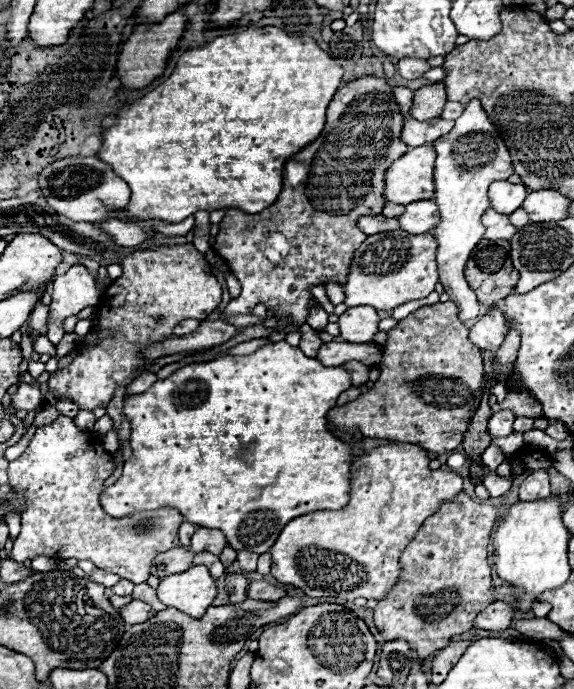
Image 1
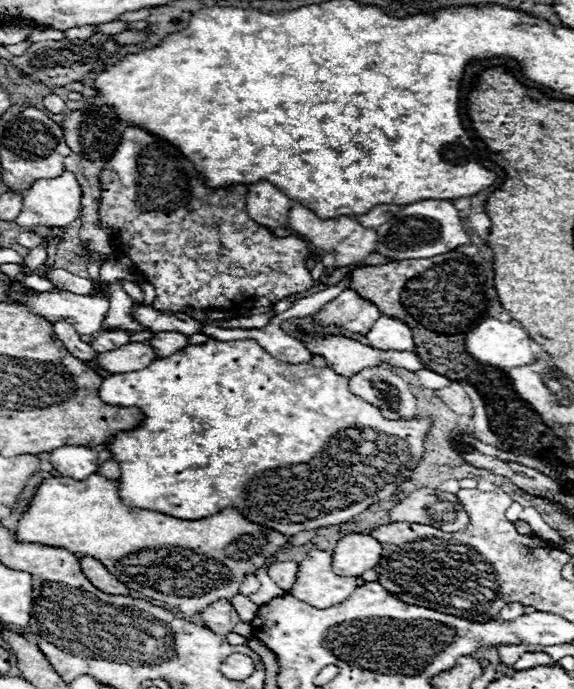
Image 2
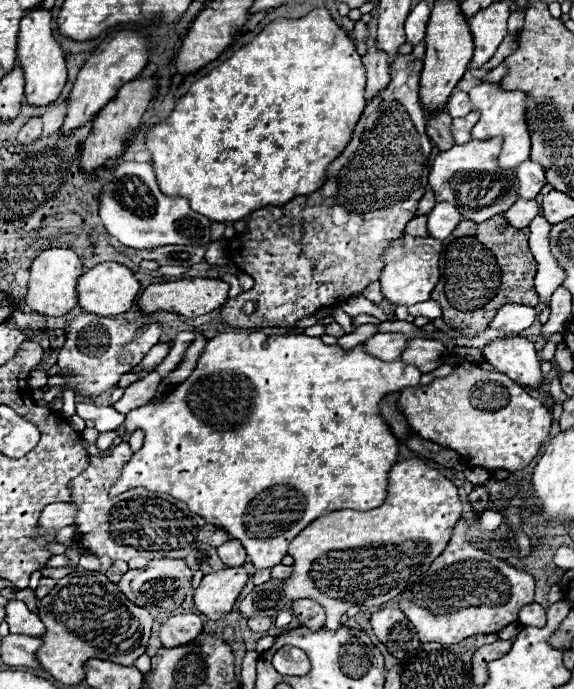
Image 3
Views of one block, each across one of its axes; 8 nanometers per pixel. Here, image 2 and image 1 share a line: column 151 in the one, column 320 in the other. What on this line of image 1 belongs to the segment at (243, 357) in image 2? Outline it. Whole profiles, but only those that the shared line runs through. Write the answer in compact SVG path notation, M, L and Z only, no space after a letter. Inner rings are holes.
M274 342L250 356L224 355L222 358L200 364L188 364L180 370L176 370L172 376L166 380L158 380L152 384L150 390L142 394L132 394L124 402L124 412L132 424L132 436L130 436L130 446L132 446L132 458L124 462L124 470L120 480L104 490L100 494L100 504L102 508L112 516L112 518L124 518L130 516L132 512L138 510L158 510L158 508L176 508L180 514L202 528L218 528L224 532L230 548L236 552L240 550L250 550L256 554L264 554L272 548L276 542L280 530L284 528L286 522L290 522L296 516L316 512L316 510L340 510L342 506L348 504L348 494L350 494L350 464L352 464L352 452L350 446L344 444L342 440L334 438L332 432L326 428L326 412L336 406L336 398L348 390L350 384L350 374L342 366L322 366L316 358L308 358L302 354L300 348L290 346L288 342Z

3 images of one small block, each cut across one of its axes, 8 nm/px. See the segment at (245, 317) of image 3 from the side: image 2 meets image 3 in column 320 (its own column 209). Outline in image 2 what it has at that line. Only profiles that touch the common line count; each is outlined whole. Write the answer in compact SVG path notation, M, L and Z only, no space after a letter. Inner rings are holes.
M128 126L126 132L122 134L122 142L114 154L114 158L104 166L102 170L102 202L100 202L100 222L102 226L108 226L112 236L118 240L116 244L128 248L124 250L124 254L138 266L140 274L144 276L146 282L150 282L156 288L156 298L154 298L154 308L156 310L170 310L170 312L182 312L186 306L194 306L198 310L208 310L208 308L236 308L240 306L244 300L248 298L256 298L256 296L266 296L272 304L282 300L284 296L294 296L300 292L310 290L312 286L316 286L318 282L312 278L310 270L306 268L306 260L310 256L308 252L308 242L302 242L302 238L296 236L288 236L288 238L274 238L270 234L270 230L266 230L264 226L258 226L258 222L254 222L248 214L246 214L246 186L238 184L238 186L228 186L228 188L208 188L206 184L202 184L202 176L196 172L194 164L190 160L184 158L184 154L180 150L176 150L174 146L170 146L168 142L160 140L158 136L150 134L148 130L140 128L140 126Z

